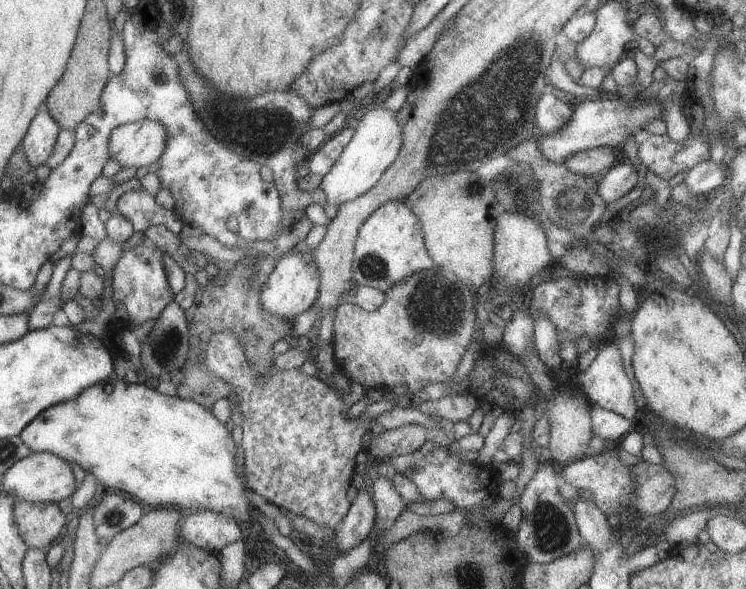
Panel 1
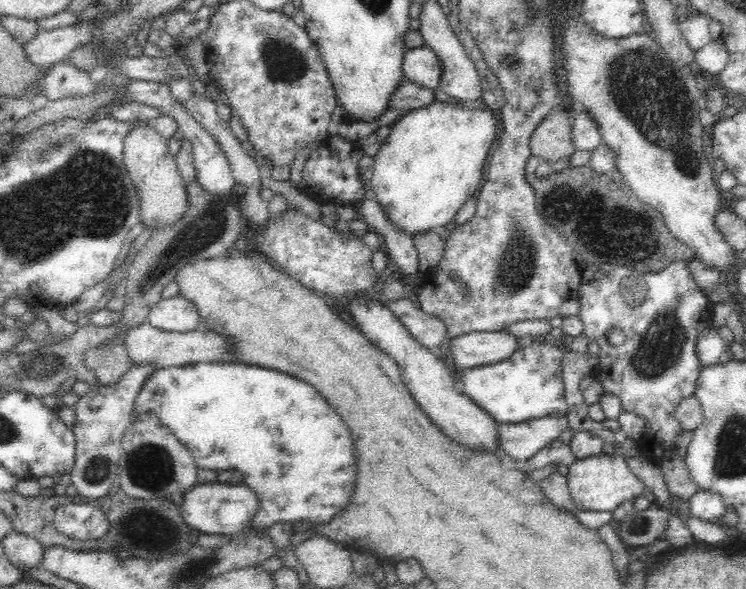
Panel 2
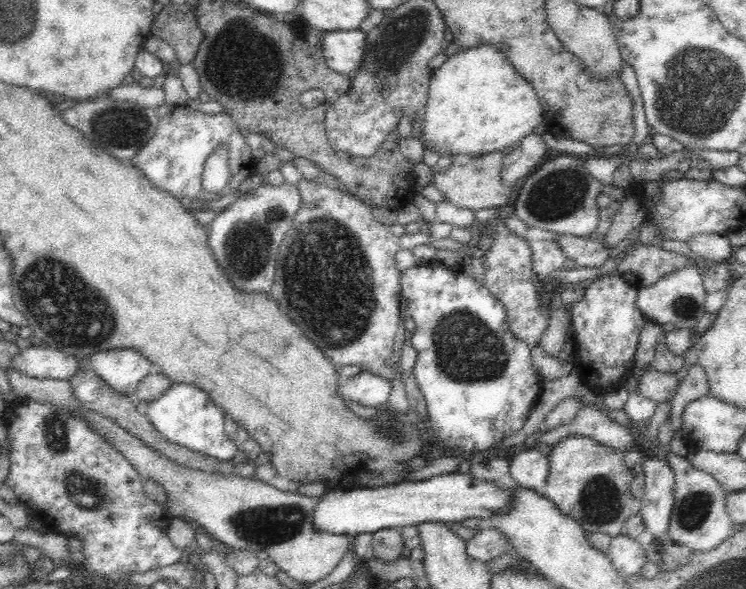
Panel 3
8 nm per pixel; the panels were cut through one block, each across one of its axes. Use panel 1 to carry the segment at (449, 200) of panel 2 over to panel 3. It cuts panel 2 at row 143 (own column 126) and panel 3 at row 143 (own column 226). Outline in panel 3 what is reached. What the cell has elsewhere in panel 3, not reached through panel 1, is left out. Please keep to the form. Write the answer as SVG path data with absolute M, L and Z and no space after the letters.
M478 44L474 48L460 48L448 56L438 68L434 68L429 84L424 120L417 132L430 149L444 155L467 154L476 158L497 152L506 147L514 147L528 134L541 125L546 126L546 116L534 87L508 60L508 57L493 44Z

